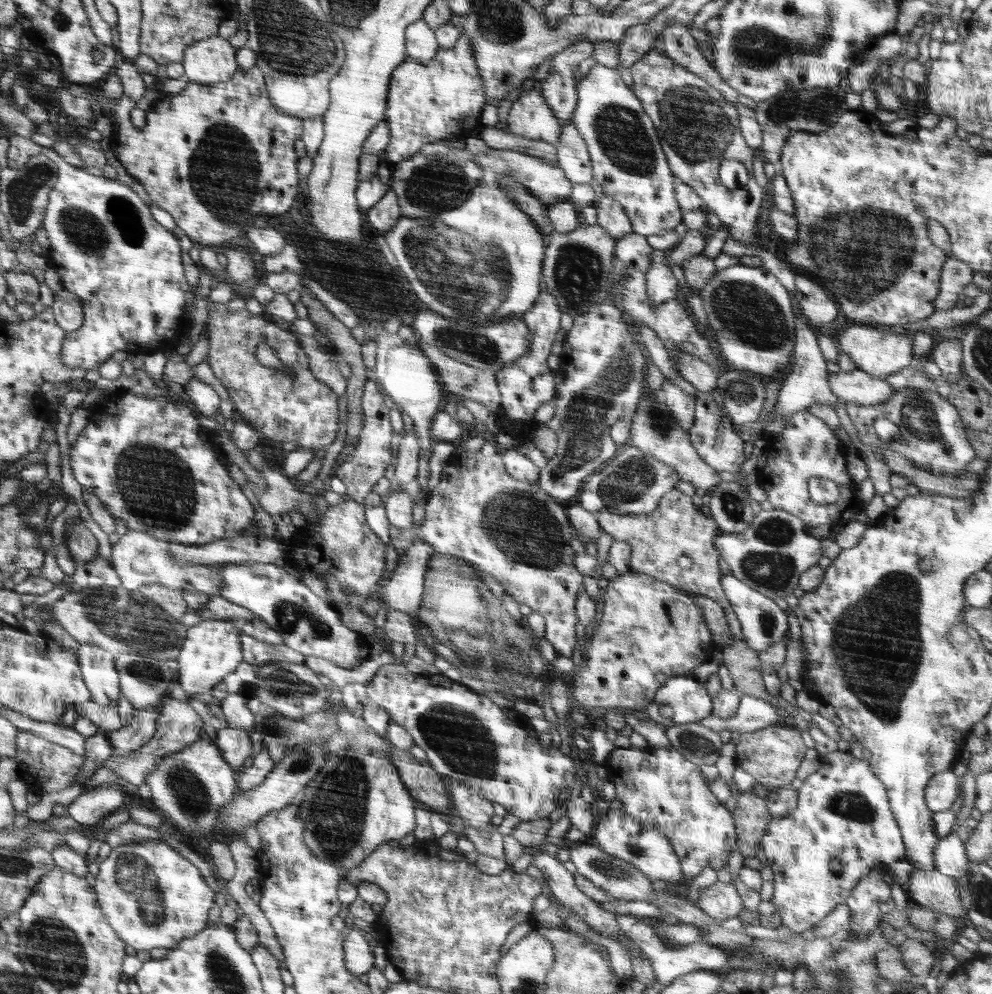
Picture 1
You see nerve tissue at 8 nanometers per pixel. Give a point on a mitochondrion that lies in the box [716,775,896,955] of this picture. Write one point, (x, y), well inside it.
(851, 805)

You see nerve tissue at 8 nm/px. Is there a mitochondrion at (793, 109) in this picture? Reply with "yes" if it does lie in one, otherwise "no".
yes

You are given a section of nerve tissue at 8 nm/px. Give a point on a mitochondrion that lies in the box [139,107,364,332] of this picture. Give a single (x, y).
(224, 169)

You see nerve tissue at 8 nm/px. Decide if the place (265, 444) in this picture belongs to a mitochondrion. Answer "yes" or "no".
no

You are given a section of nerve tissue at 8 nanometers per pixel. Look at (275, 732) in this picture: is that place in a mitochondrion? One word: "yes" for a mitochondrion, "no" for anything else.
yes

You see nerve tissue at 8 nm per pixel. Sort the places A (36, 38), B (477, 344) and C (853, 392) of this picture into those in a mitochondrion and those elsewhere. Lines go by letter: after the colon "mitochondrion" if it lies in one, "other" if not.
A: other
B: mitochondrion
C: other

